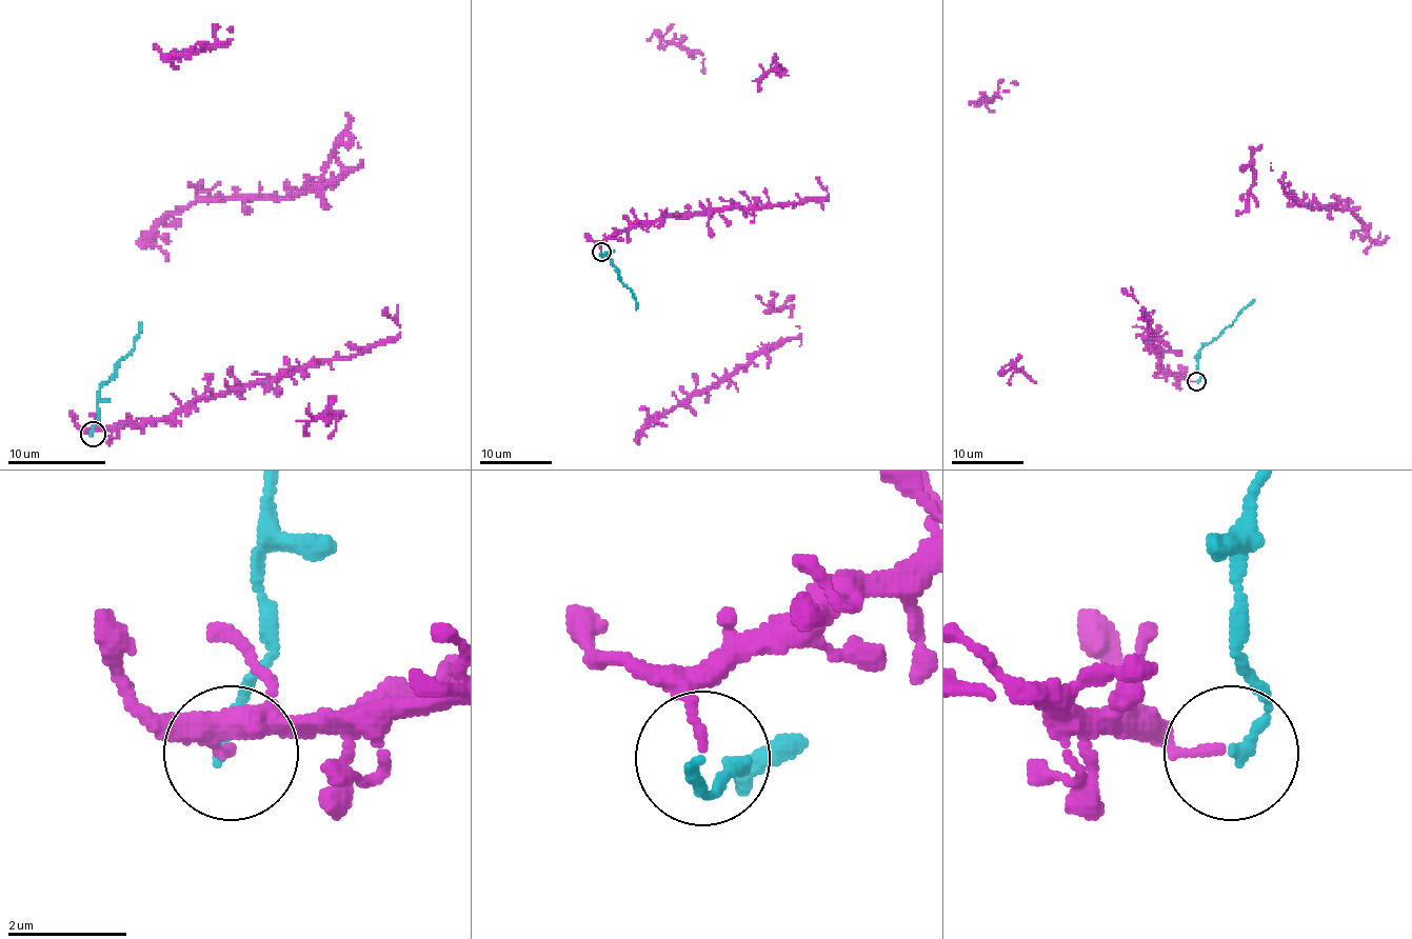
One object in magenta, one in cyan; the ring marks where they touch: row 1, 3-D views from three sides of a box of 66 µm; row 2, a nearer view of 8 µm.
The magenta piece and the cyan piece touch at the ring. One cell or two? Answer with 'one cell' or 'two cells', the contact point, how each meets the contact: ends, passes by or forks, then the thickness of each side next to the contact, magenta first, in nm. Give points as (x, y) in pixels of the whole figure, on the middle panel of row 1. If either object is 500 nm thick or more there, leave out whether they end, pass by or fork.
two cells | (601, 252) | magenta ends | cyan ends | 150/180 nm

